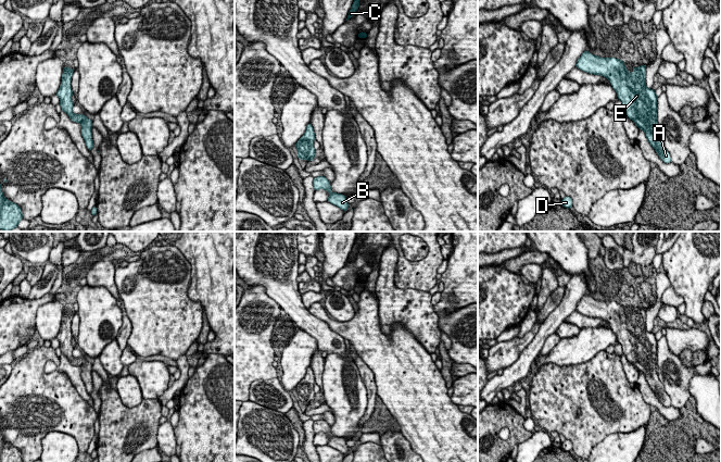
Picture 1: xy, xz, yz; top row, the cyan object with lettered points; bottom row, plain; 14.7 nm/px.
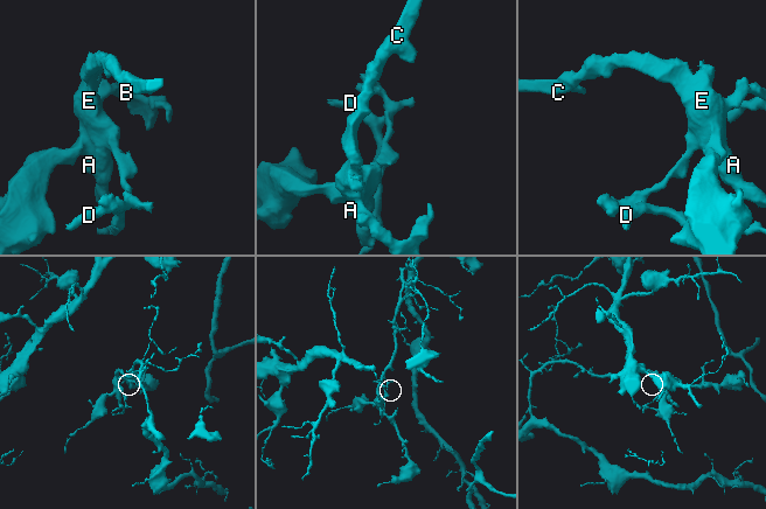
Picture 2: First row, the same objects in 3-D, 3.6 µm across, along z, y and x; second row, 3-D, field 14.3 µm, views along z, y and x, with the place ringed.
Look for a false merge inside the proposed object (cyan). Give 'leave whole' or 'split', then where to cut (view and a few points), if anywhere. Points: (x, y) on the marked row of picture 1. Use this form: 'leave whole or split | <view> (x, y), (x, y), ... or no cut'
leave whole | no cut

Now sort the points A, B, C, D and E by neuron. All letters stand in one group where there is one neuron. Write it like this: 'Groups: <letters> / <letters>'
Groups: A B C D E

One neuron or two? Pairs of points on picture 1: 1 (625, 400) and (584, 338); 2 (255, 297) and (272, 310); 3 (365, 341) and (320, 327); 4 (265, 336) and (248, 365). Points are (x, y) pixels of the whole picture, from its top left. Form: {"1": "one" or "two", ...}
{"1": "two", "2": "one", "3": "two", "4": "one"}

